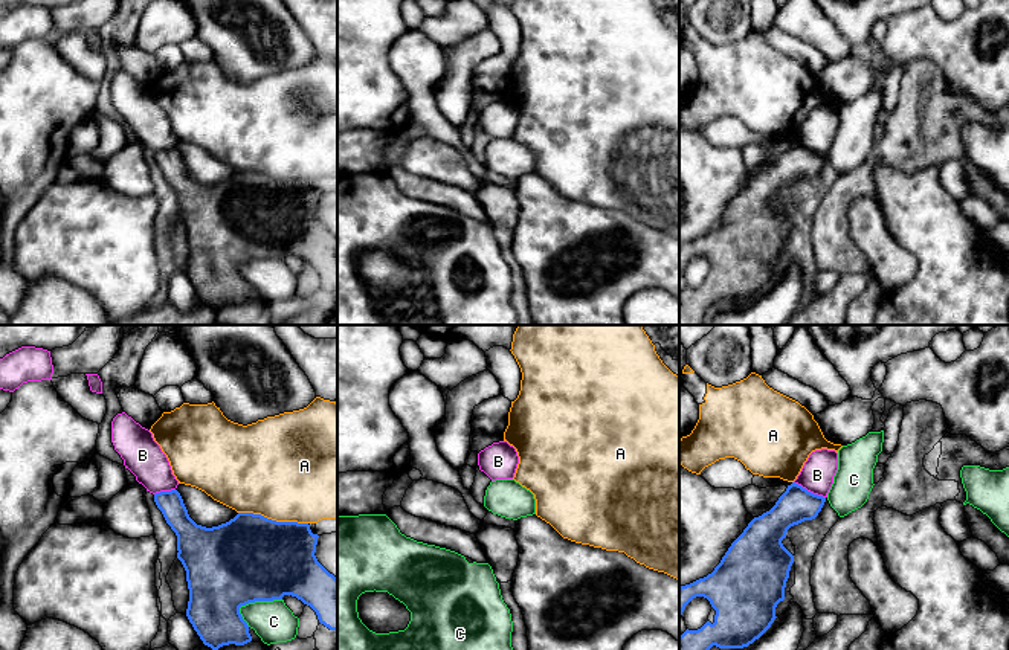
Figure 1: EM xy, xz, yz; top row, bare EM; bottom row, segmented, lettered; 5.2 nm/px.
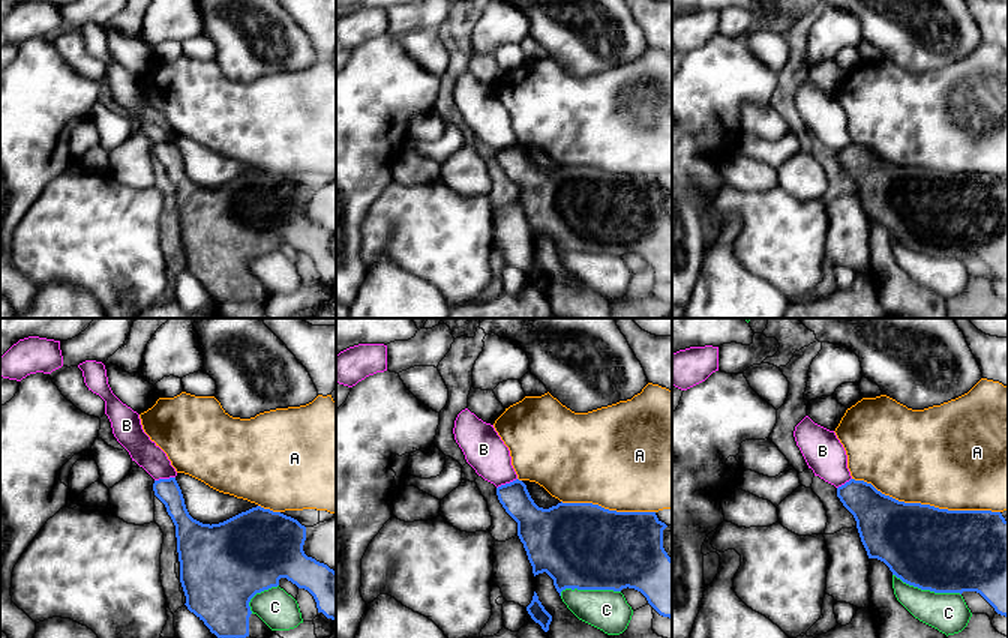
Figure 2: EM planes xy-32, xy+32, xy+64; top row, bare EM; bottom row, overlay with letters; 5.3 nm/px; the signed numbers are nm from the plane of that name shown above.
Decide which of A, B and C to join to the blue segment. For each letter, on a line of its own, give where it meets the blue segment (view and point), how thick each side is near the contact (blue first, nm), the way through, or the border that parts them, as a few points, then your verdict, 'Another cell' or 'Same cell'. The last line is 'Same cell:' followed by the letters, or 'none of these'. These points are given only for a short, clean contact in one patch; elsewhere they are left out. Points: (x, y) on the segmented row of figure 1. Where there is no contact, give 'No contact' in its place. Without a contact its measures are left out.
A: Touches blue at xy (274, 521). Thickness 460 nm (blue) against 500 nm. Another cell
B: Touches blue at yz (809, 492). Thickness 190 nm (blue) against 180 nm. Boundary: yz (794, 481), (825, 498). Another cell
C: Touches blue at xy (258, 600). Thickness 460 nm (blue) against 220 nm. Another cell
Same cell: none of these

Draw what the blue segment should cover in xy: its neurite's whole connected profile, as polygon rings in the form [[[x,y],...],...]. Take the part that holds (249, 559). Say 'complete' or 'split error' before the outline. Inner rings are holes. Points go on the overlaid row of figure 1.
split error; [[[177,490],[154,494],[154,502],[177,536],[177,558],[186,571],[189,601],[186,616],[205,645],[263,642],[247,626],[240,607],[292,595],[310,606],[321,624],[337,630],[337,578],[316,558],[318,534],[308,523],[276,522],[261,514],[238,513],[218,526],[197,525]]]

